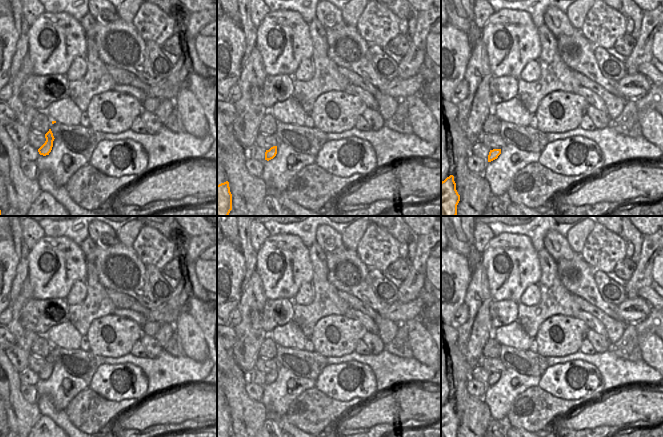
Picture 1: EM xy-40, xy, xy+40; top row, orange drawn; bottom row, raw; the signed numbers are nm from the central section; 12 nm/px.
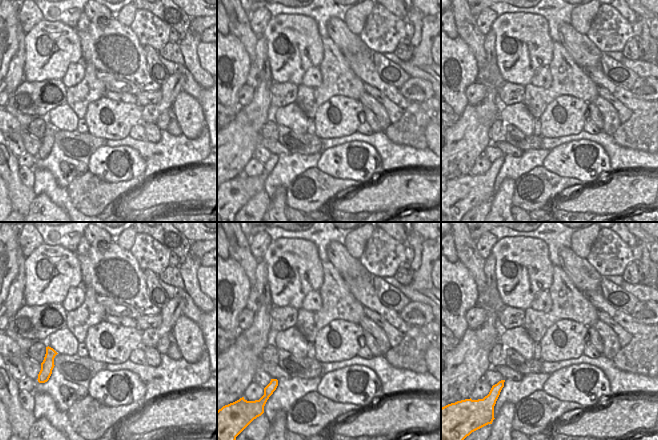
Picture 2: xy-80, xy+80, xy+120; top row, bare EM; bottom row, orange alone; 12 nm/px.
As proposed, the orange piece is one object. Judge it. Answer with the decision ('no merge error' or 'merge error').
no merge error

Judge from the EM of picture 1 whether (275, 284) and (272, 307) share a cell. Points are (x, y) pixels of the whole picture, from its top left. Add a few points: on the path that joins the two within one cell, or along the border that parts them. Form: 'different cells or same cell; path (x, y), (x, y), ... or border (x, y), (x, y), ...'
different cells; border (267, 299), (290, 299), (292, 301)

